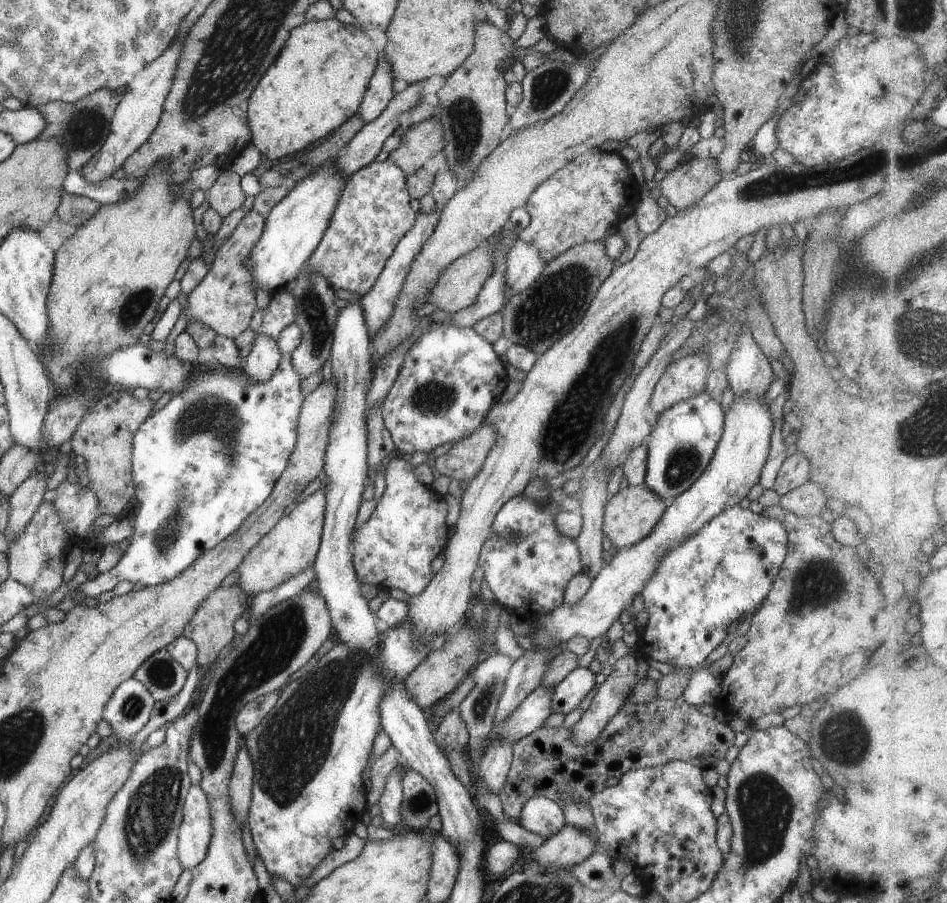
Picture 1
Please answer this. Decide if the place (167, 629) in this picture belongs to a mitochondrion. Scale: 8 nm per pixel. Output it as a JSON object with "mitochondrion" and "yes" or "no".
{"mitochondrion":"no"}

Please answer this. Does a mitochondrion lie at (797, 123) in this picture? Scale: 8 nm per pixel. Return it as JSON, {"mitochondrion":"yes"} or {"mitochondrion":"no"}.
{"mitochondrion":"no"}

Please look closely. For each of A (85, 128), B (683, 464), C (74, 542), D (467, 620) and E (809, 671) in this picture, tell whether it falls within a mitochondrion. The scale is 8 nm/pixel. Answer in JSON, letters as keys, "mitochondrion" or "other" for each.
{"A":"mitochondrion","B":"mitochondrion","C":"other","D":"other","E":"other"}

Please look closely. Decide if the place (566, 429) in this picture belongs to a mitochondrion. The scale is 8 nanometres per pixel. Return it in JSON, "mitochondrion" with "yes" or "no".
{"mitochondrion":"yes"}

